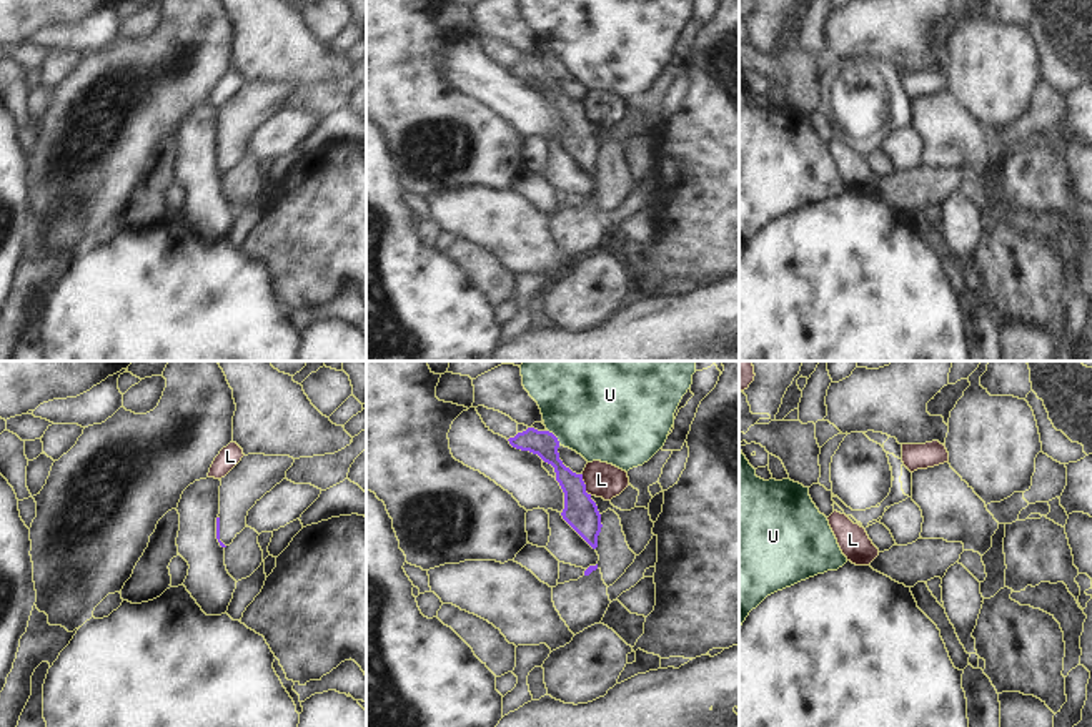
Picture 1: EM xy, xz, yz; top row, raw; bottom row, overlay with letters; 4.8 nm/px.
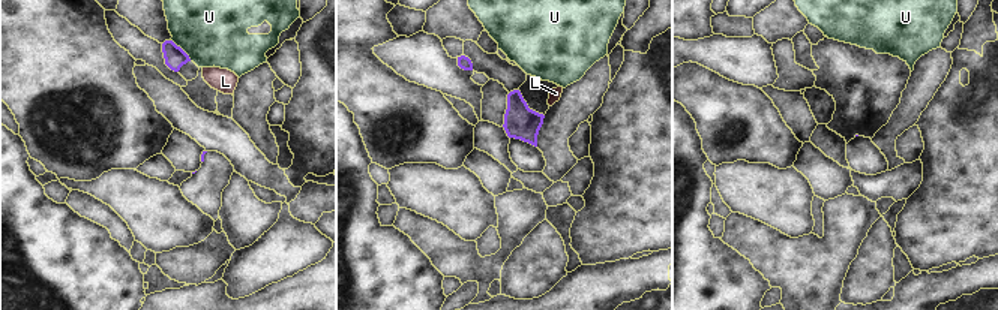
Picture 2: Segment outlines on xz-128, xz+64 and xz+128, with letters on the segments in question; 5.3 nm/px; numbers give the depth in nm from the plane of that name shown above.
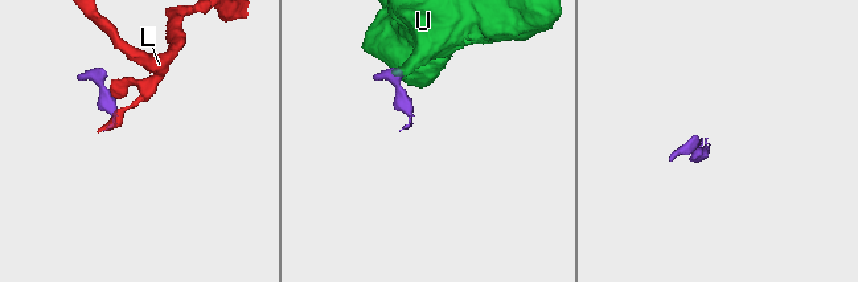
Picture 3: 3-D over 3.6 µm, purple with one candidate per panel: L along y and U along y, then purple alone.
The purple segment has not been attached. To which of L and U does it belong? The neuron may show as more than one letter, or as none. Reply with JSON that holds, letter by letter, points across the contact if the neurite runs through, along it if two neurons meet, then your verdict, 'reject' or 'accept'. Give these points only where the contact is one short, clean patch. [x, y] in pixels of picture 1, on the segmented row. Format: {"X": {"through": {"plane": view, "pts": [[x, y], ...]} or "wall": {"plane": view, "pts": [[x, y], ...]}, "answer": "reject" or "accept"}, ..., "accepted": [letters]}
{"L": {"wall": {"plane": "xz", "pts": [[581, 474], [586, 491], [591, 494]]}, "answer": "reject"}, "U": {"wall": {"plane": "xz", "pts": [[548, 430], [560, 443]]}, "answer": "reject"}, "accepted": []}

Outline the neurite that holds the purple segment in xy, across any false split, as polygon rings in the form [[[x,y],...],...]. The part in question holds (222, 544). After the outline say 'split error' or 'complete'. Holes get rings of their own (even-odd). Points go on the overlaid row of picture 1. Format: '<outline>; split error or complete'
[[[248,454],[220,479],[216,539],[221,547],[246,527],[248,511],[286,477],[293,462],[290,456]]]; split error

